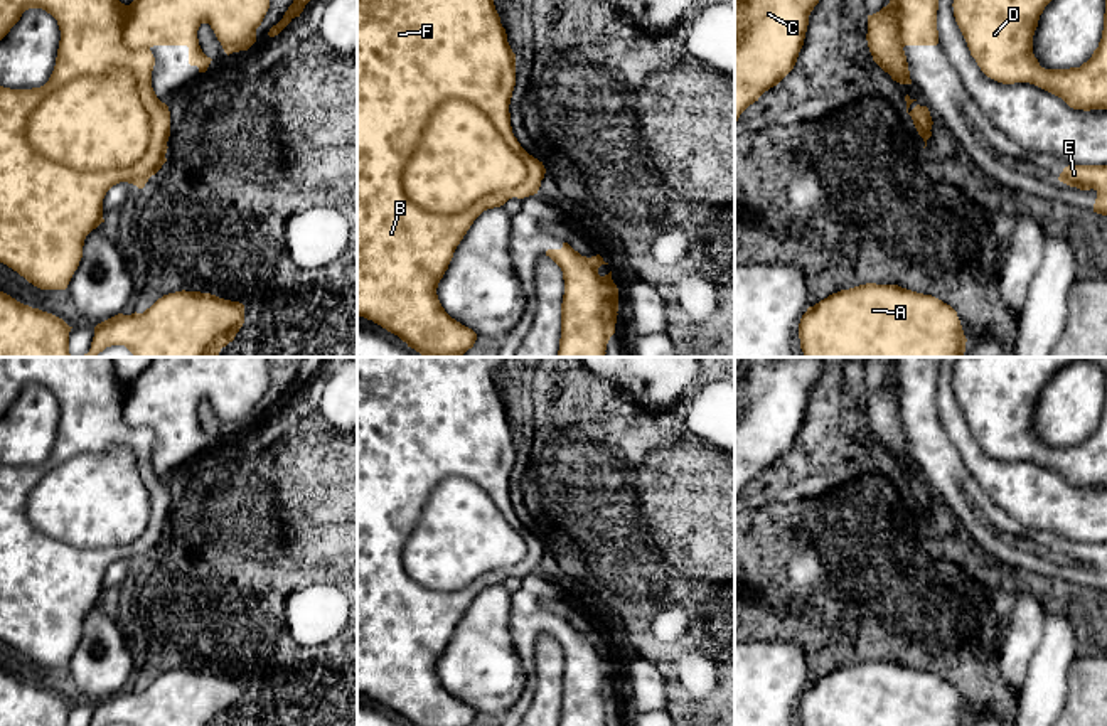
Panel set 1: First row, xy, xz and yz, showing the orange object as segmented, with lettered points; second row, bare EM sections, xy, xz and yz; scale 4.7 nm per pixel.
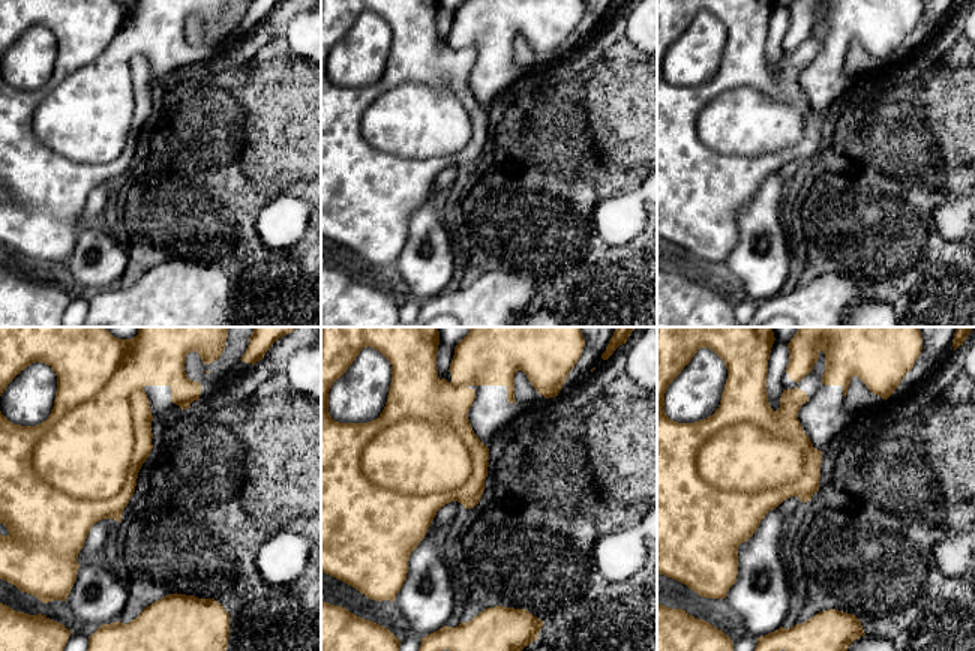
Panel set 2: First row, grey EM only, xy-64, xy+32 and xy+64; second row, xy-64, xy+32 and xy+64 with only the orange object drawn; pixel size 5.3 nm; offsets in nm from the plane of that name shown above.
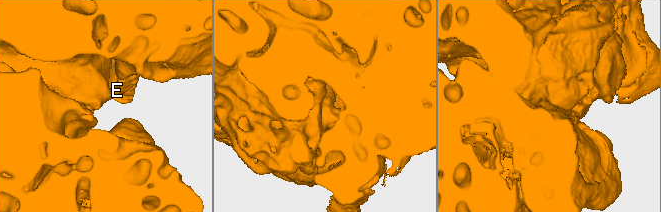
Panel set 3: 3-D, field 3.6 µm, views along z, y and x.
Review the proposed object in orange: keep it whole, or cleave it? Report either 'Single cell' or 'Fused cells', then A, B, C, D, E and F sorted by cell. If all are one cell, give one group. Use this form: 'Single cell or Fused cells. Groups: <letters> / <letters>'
Single cell. Groups: A B C D E F

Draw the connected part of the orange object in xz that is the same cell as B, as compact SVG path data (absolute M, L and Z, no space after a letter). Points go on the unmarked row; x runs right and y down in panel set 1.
M357 357L357 692L398 713L411 726L472 726L477 711L452 696L436 665L473 598L509 576L537 571L546 546L512 510L509 482L516 463L516 431L494 382L505 357Z

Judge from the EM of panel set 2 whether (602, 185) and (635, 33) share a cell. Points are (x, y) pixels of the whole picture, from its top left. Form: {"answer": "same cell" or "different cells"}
{"answer": "different cells"}

